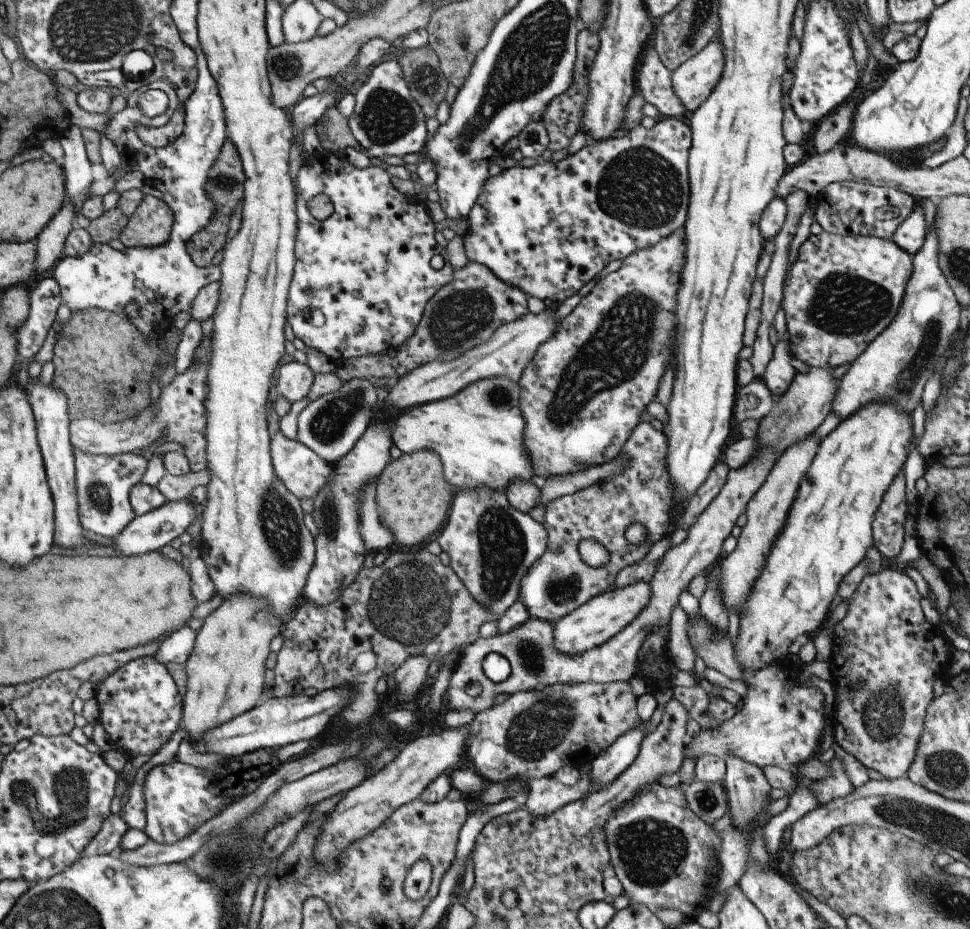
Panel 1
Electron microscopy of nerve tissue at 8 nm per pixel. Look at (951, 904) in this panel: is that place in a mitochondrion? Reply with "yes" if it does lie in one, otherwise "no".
yes

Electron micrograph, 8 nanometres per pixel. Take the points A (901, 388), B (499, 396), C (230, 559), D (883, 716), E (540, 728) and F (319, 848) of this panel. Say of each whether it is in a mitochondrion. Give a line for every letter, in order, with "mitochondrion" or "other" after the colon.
A: mitochondrion
B: mitochondrion
C: other
D: mitochondrion
E: mitochondrion
F: other

